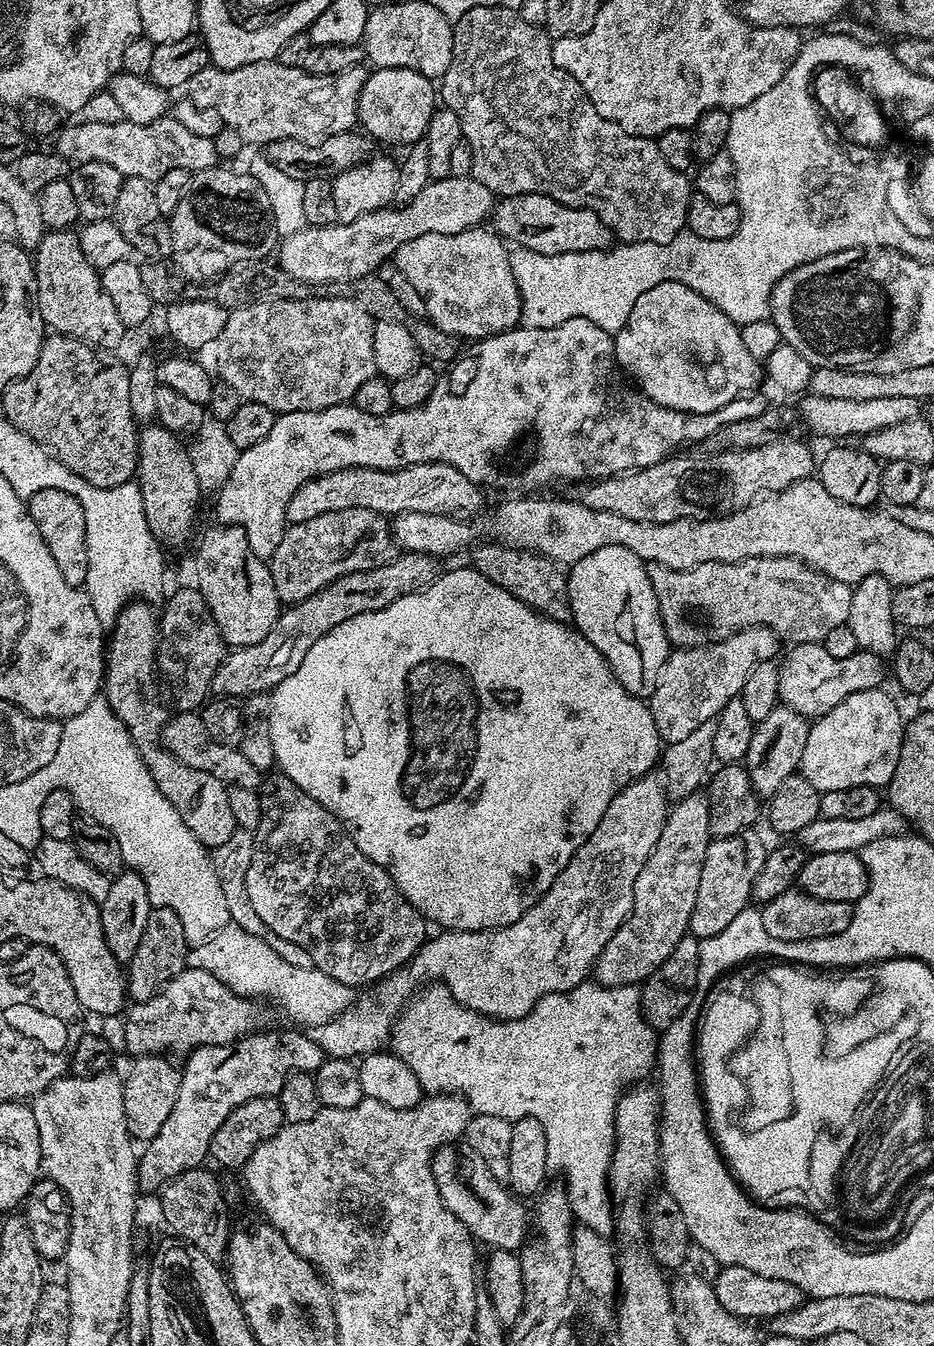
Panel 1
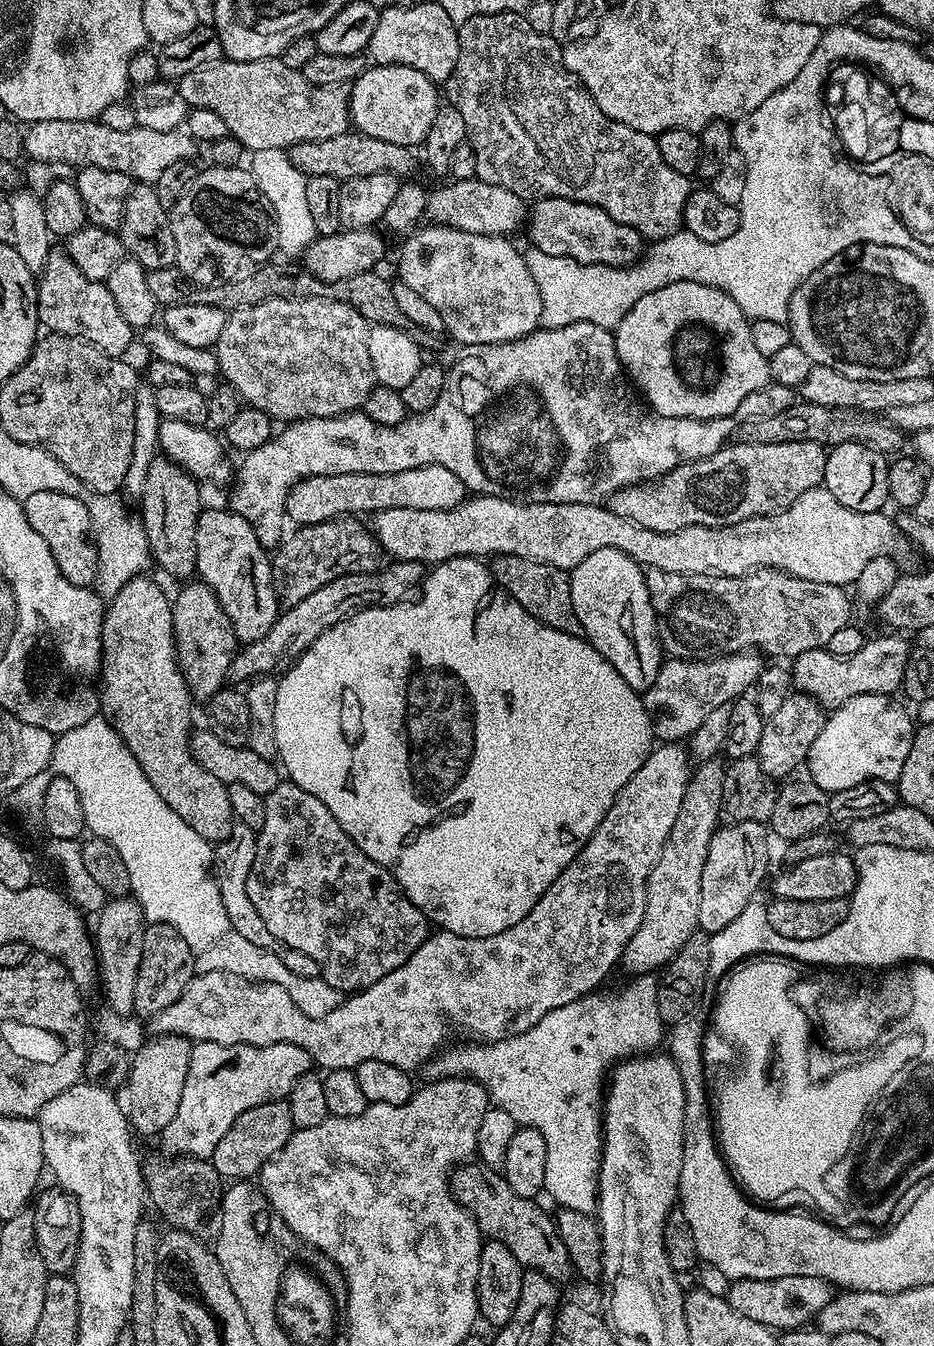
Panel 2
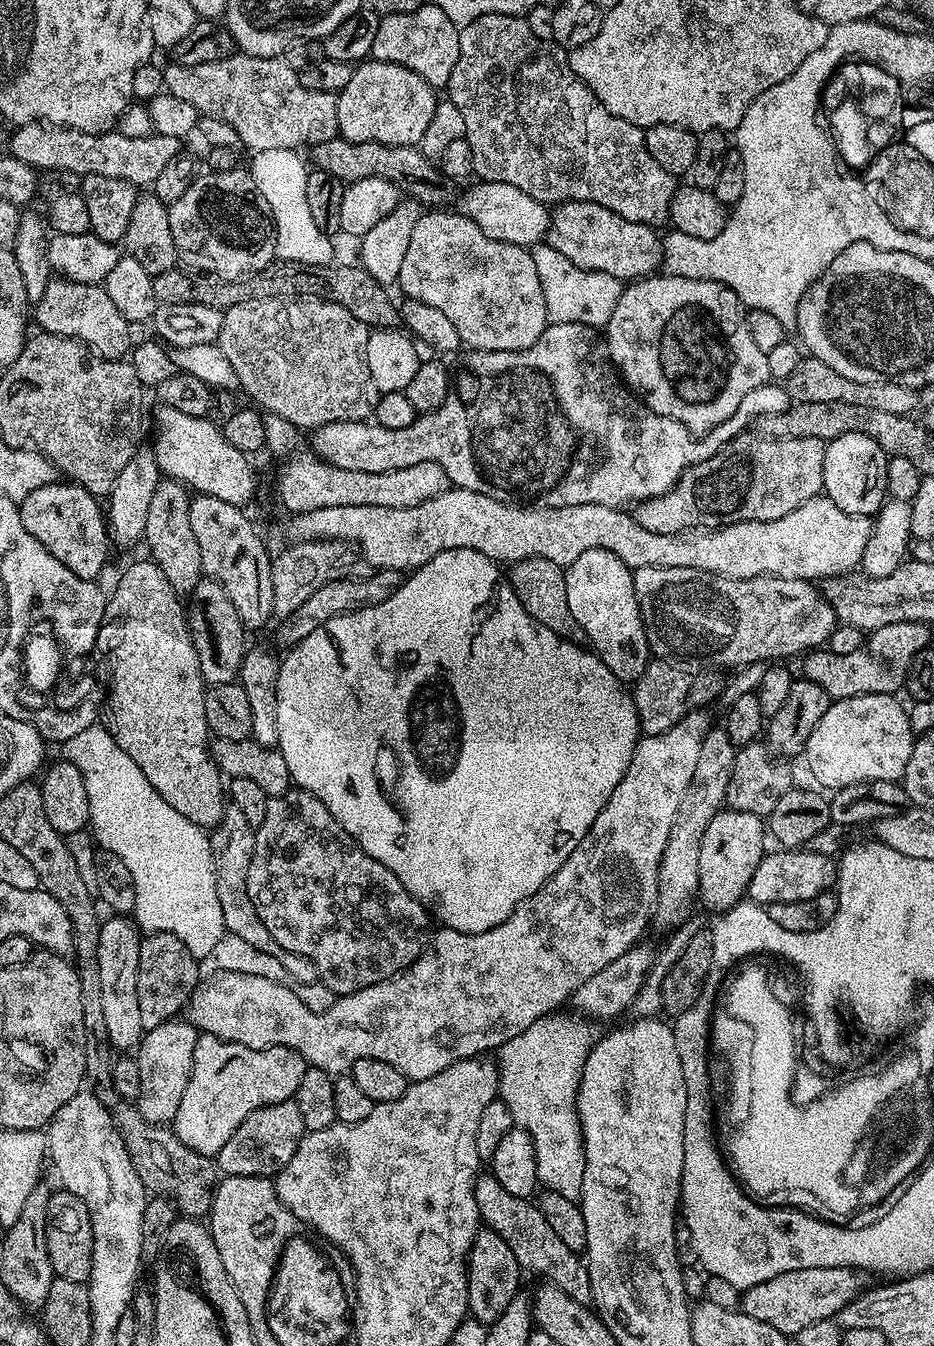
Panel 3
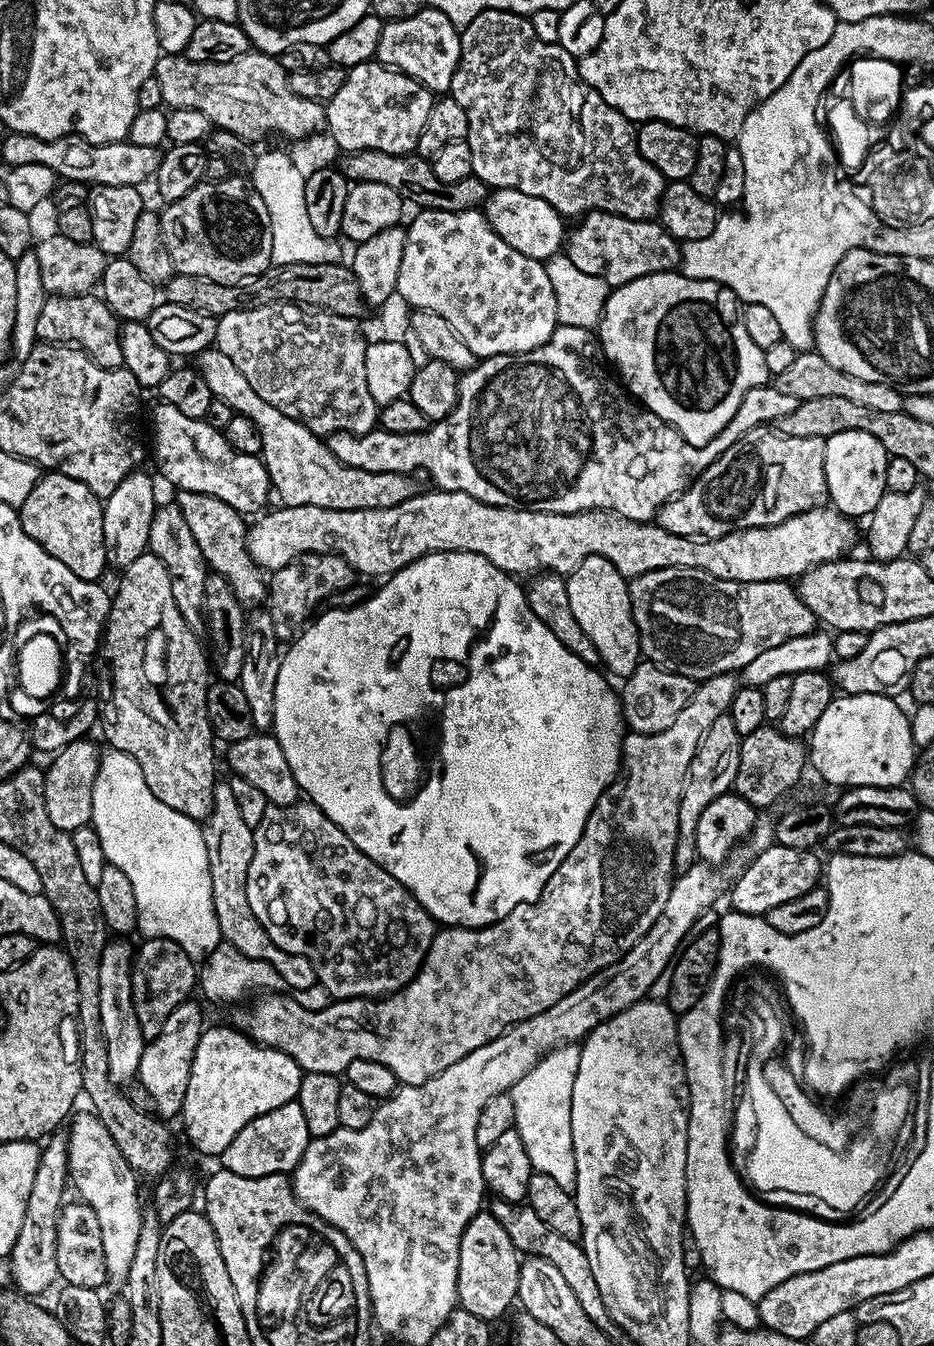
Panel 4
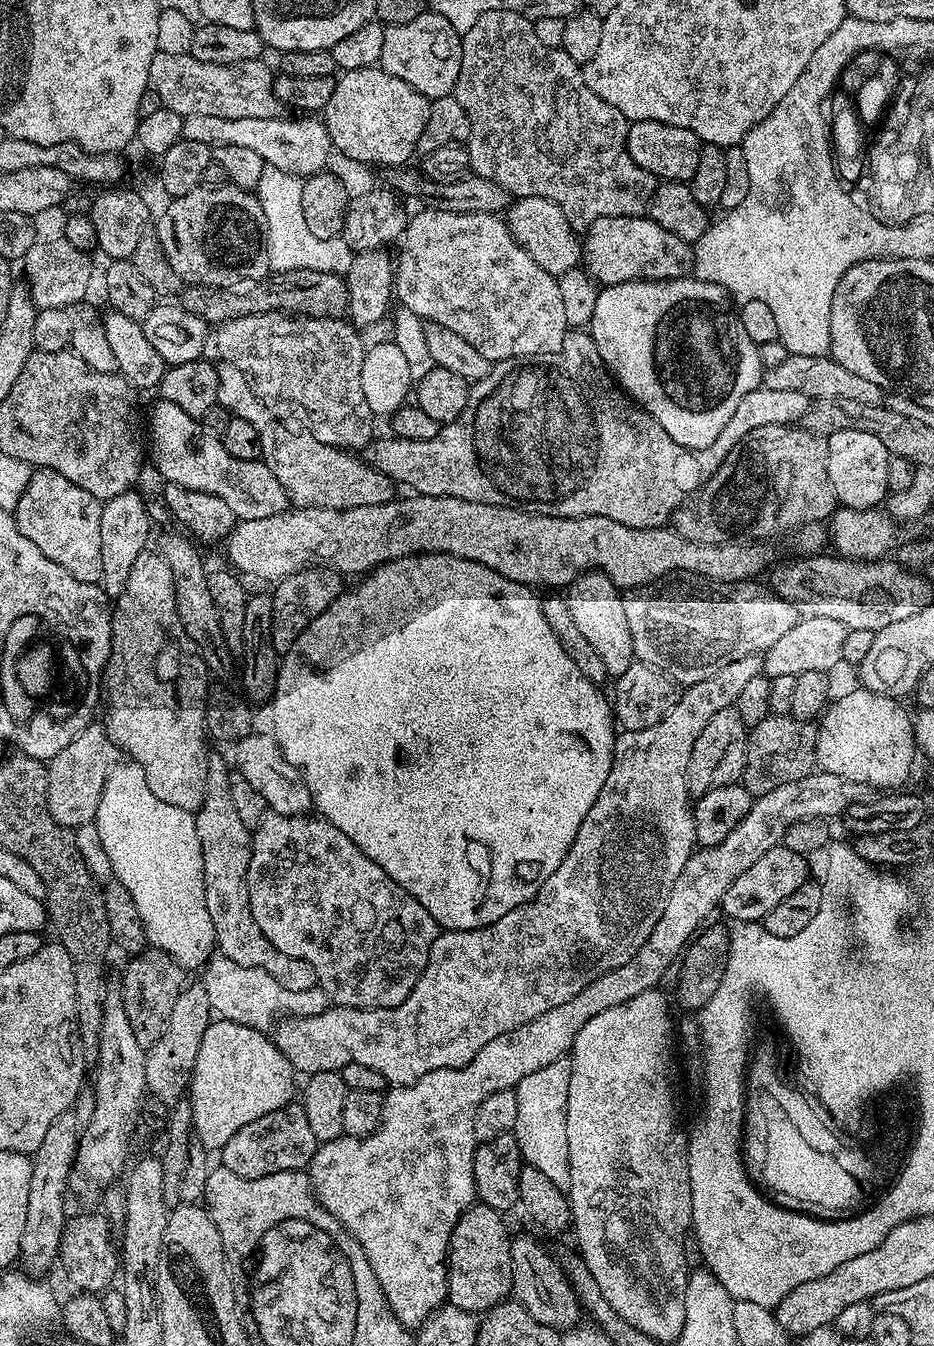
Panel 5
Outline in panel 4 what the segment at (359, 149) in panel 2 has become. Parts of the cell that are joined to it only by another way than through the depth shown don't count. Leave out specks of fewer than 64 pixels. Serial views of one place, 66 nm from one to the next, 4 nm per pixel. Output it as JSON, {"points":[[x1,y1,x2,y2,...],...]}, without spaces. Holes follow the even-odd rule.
{"points":[[362,150,350,152,340,165,340,171,347,181,382,182,382,186,390,186,390,190,398,190,398,194,409,205,417,204,417,209,433,208,447,212,461,212,471,208,479,209,487,200,489,187,477,176,461,178,459,182,442,182,438,174,434,174,431,163,425,157,415,154,399,156,398,154,382,154,380,150]]}

